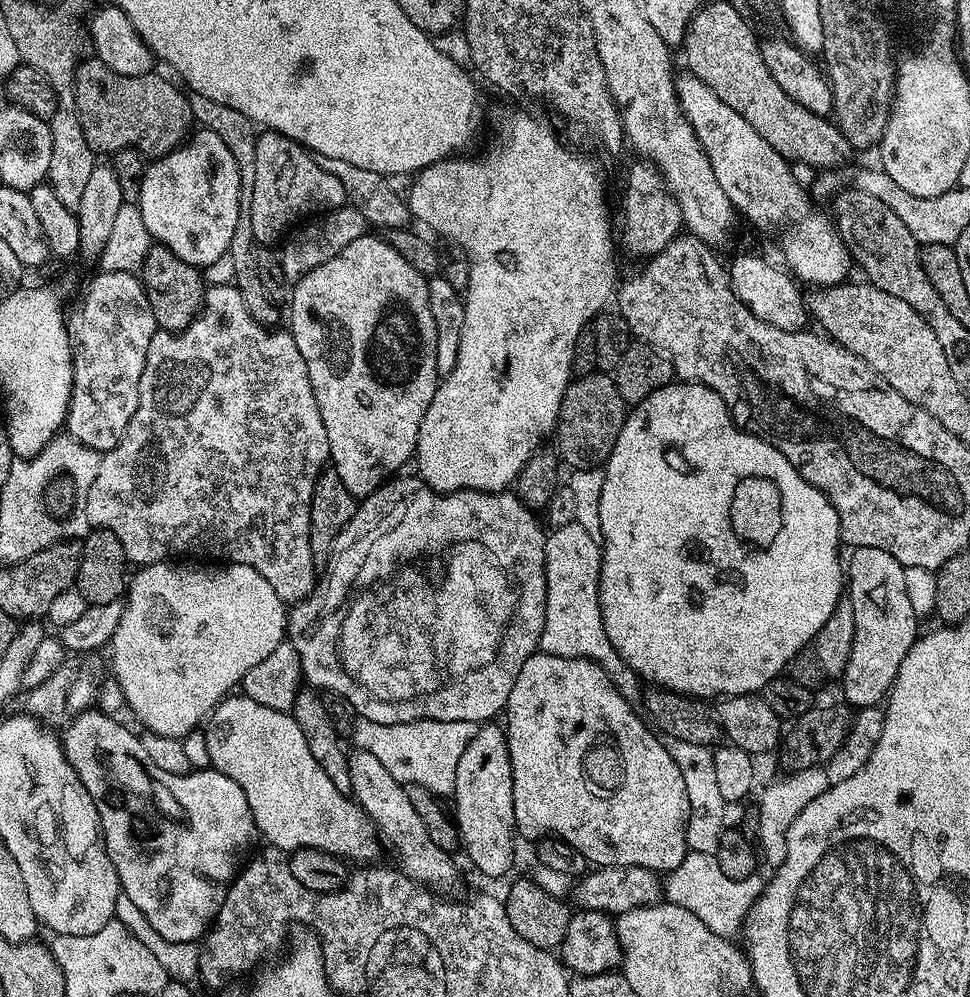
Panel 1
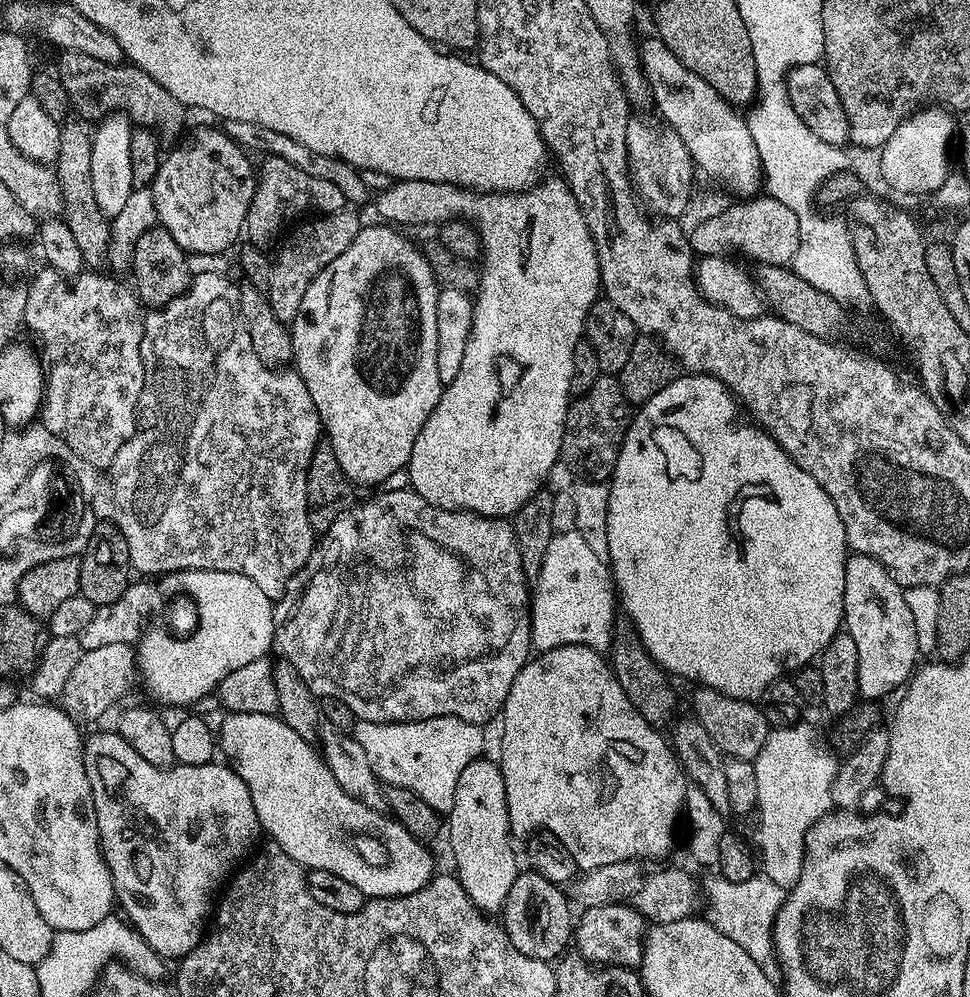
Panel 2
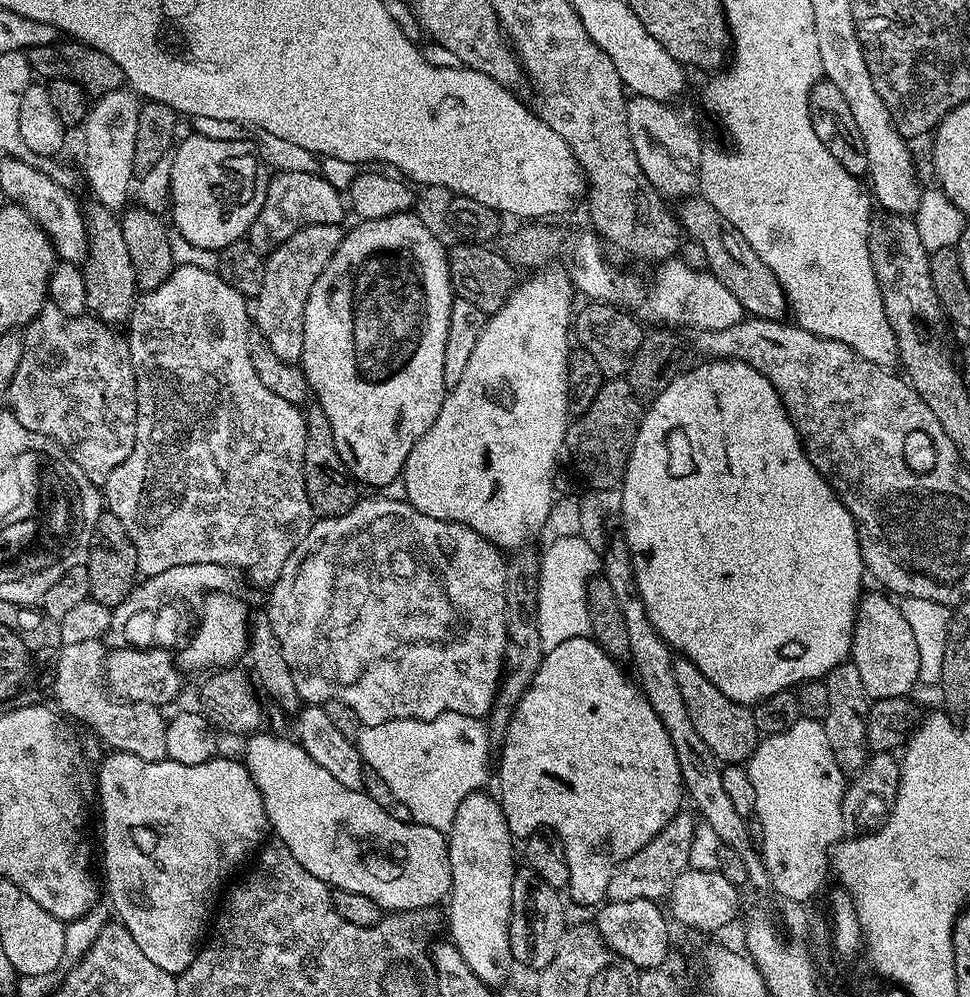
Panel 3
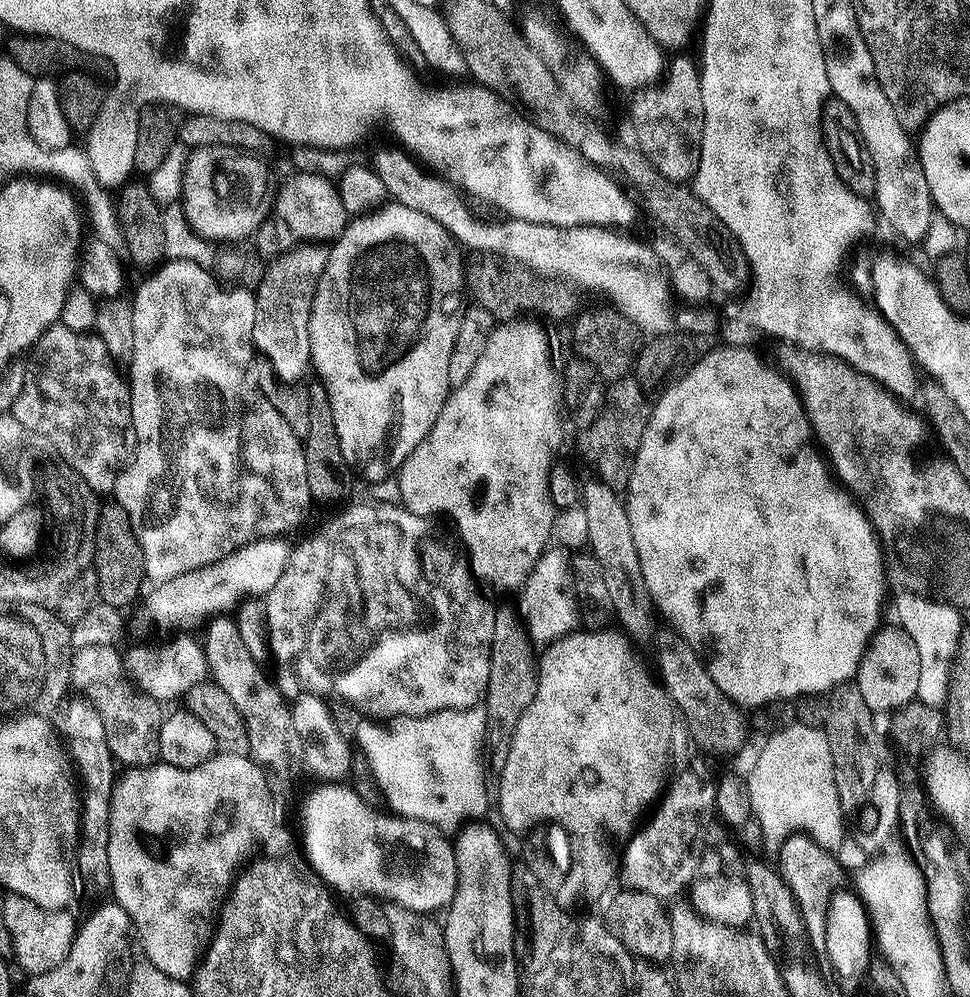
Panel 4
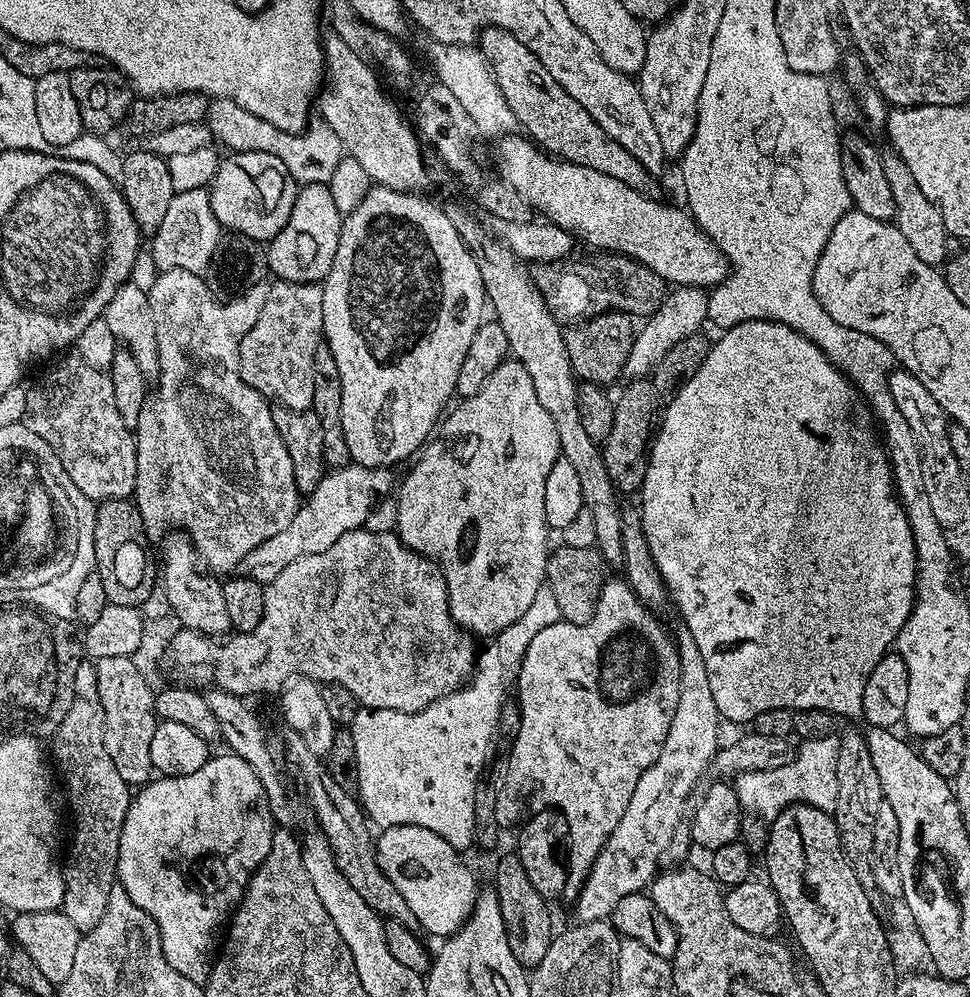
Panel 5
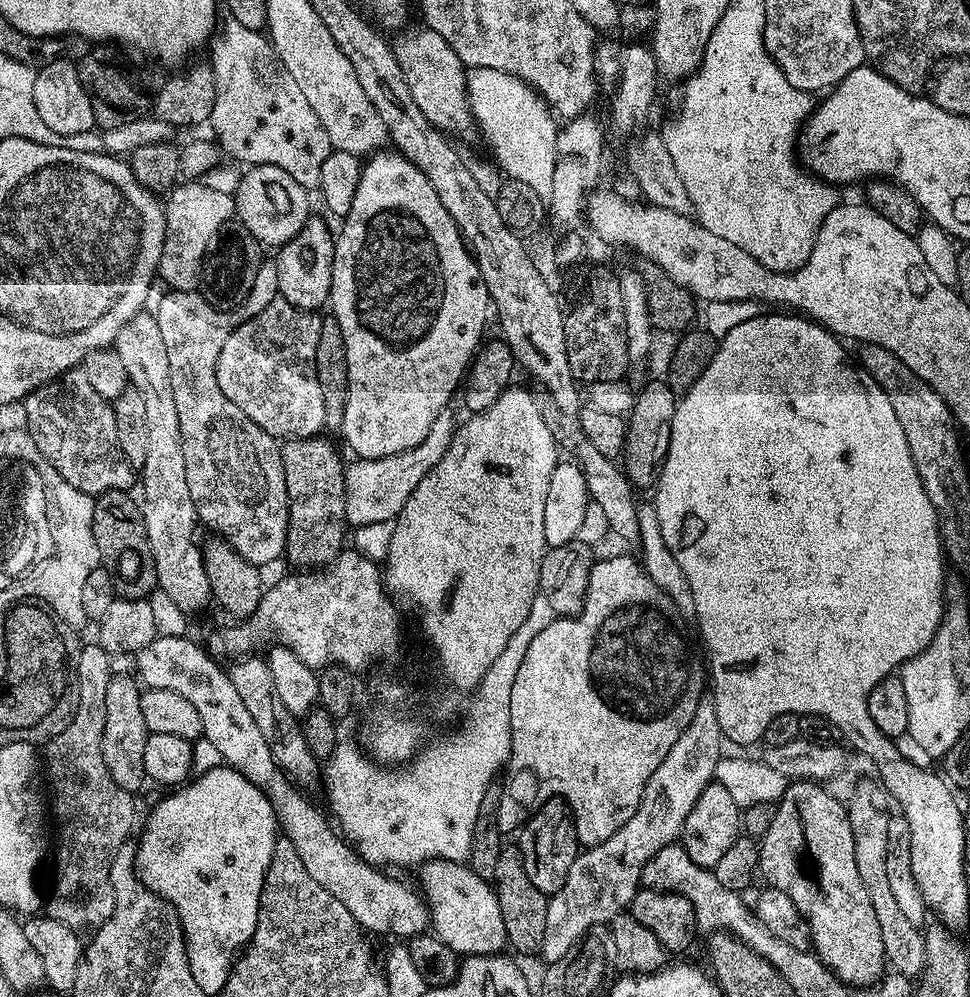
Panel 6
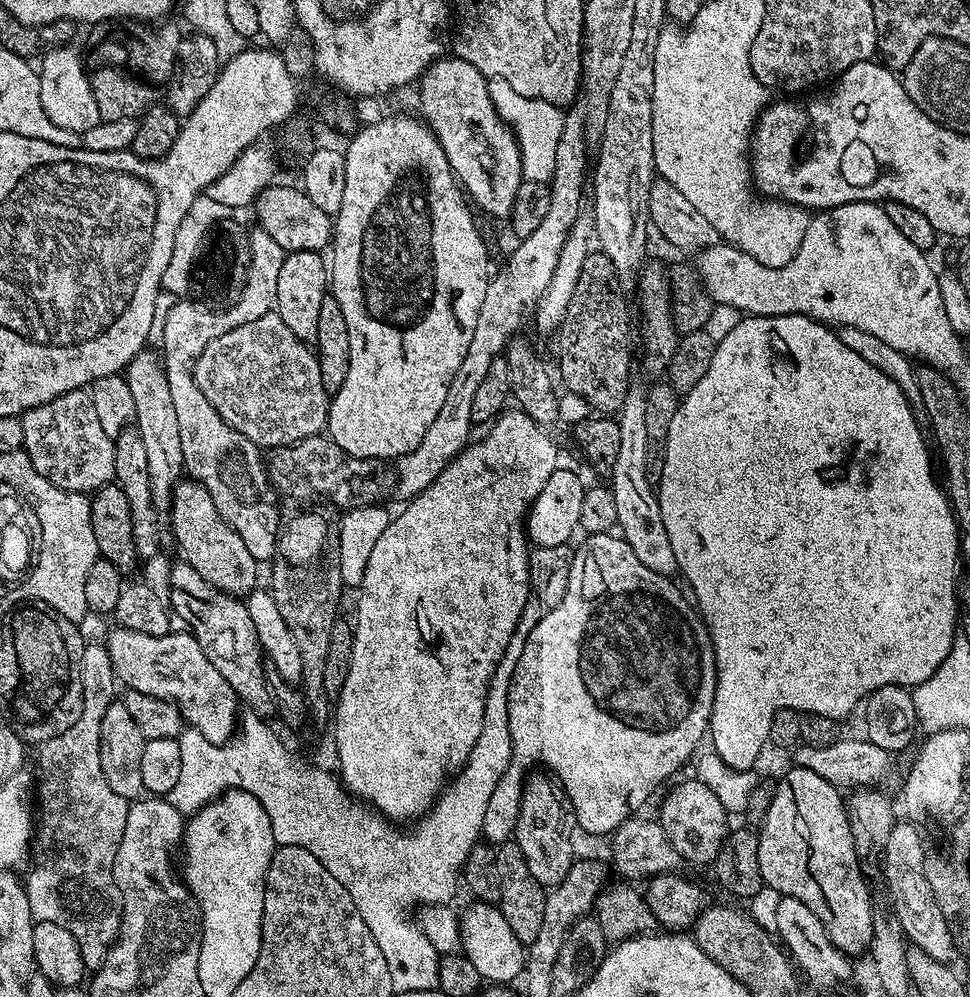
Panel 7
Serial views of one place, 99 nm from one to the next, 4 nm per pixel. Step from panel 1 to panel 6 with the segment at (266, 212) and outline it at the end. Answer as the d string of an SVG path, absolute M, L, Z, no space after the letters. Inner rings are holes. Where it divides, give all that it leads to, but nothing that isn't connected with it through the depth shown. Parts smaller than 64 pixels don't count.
M316 218L308 219L302 230L298 230L298 234L290 242L281 244L275 253L279 295L304 312L315 313L323 304L325 307L332 294L332 259L335 249L334 232L333 229L328 229L327 222Z

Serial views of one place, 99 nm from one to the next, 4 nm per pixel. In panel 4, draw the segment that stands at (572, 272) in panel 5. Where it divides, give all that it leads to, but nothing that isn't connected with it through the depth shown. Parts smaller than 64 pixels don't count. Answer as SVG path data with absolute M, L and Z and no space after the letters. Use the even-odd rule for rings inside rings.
M480 254L469 259L466 264L466 288L469 293L472 291L471 299L490 310L498 322L507 322L521 314L540 314L536 312L545 312L556 320L567 321L577 311L571 287L552 278L537 276L526 266L501 256Z

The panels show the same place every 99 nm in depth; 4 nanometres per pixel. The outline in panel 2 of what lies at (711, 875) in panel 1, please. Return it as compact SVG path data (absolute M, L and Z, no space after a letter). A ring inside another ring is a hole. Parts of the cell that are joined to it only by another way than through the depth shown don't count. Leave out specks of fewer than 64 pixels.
M713 874L702 880L702 896L706 908L708 904L706 919L735 945L742 946L769 978L779 981L782 973L776 958L776 947L772 945L772 927L778 910L785 902L785 889L762 874L746 878L746 882L730 882L725 876Z

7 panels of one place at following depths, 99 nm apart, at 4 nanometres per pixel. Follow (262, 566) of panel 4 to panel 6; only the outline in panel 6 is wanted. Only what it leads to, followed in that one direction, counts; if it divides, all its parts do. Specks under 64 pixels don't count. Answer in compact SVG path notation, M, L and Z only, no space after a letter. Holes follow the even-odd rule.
M445 410L442 414L438 414L438 418L434 418L434 426L430 426L430 434L426 434L426 438L422 438L422 442L418 442L418 446L414 446L410 450L402 450L398 454L390 454L386 458L374 458L373 460L353 459L353 464L349 463L344 470L345 521L353 529L358 529L362 526L370 526L371 523L395 520L399 516L402 506L406 506L410 494L414 494L418 482L422 482L422 478L426 478L426 474L430 474L434 466L442 460L442 454L446 454L457 427L458 419L456 420L455 414L452 413L452 410Z

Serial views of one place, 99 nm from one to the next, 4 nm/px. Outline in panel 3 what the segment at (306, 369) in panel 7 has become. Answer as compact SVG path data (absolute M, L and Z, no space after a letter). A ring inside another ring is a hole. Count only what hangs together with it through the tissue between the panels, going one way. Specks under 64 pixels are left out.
M311 223L299 228L265 259L262 290L255 297L252 316L257 331L263 333L271 349L284 361L299 361L305 333L306 301L318 275L322 274L341 245L344 233L340 224Z

